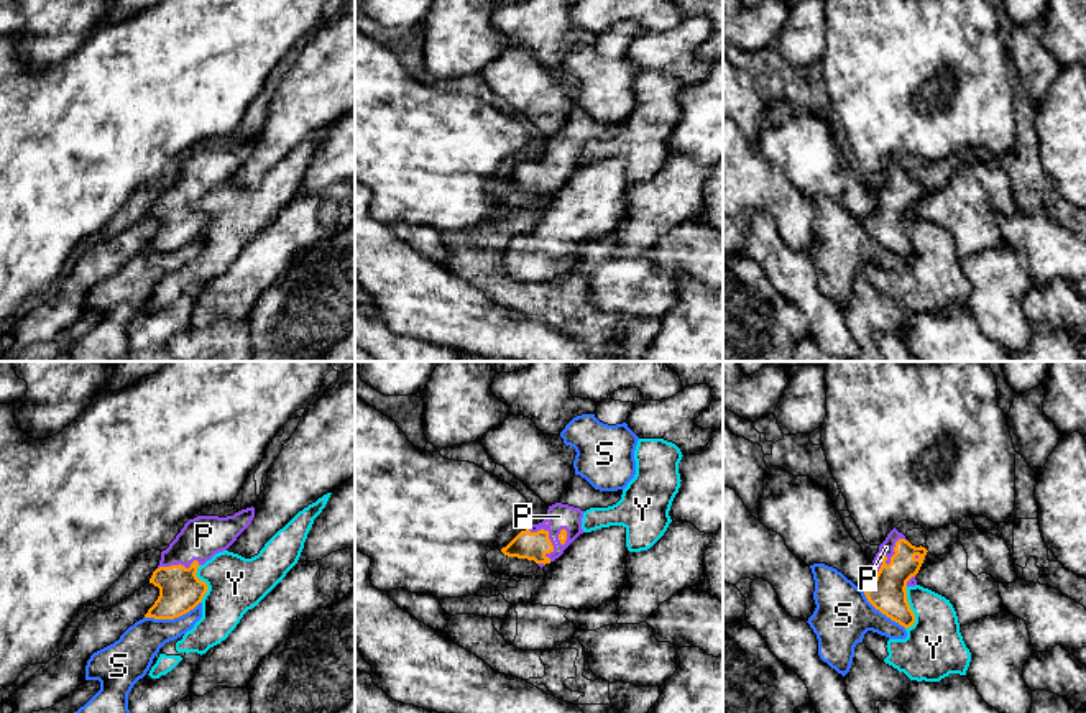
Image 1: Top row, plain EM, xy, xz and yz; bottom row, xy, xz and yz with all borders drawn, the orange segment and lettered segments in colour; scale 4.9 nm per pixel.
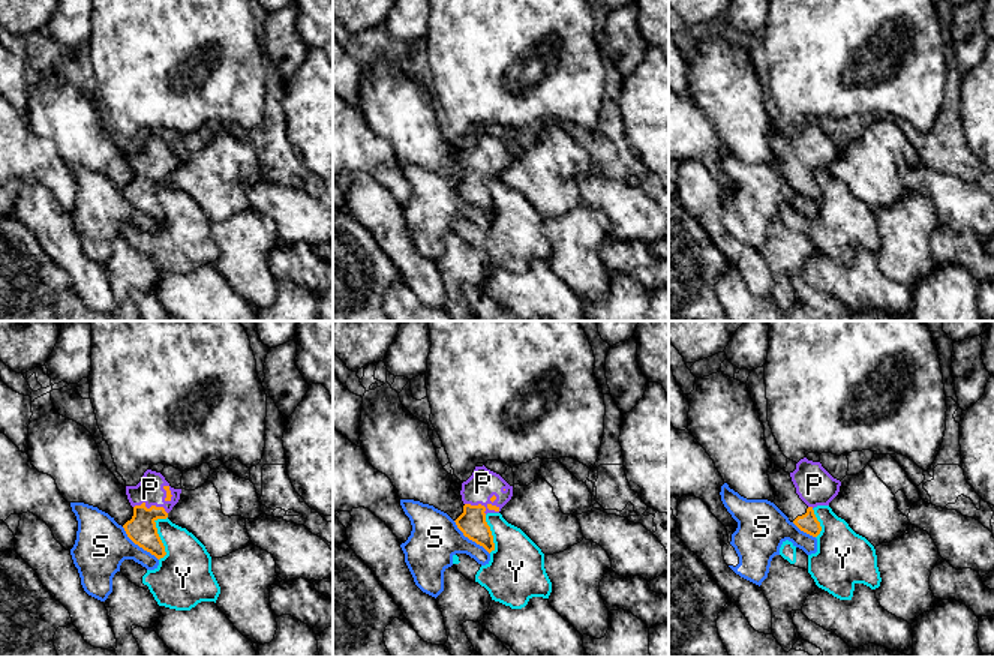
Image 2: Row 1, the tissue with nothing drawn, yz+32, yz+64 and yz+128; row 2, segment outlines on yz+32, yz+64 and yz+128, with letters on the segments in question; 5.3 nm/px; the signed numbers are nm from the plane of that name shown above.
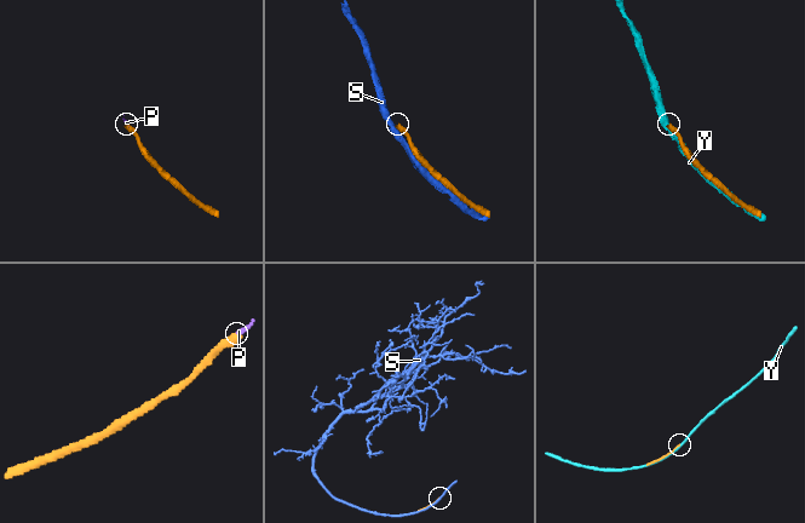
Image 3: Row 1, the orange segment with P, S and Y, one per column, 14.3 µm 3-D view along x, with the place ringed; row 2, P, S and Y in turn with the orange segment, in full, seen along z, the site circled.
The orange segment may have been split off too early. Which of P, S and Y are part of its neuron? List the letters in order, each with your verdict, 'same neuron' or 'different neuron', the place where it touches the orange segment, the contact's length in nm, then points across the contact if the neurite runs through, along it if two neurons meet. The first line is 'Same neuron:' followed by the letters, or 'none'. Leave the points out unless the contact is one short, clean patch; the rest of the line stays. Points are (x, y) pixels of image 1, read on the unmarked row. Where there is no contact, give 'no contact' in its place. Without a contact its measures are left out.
Same neuron: P
P: same neuron; meets orange in yz at (894, 186); contact 220 nm long
S: different neuron; meets orange in xy at (171, 250); contact 280 nm long
Y: different neuron; meets orange in yz at (909, 240); contact 220 nm long

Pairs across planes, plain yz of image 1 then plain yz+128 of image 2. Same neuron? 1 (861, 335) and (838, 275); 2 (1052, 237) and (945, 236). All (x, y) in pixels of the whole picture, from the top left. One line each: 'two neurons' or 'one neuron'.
1: two neurons
2: two neurons

